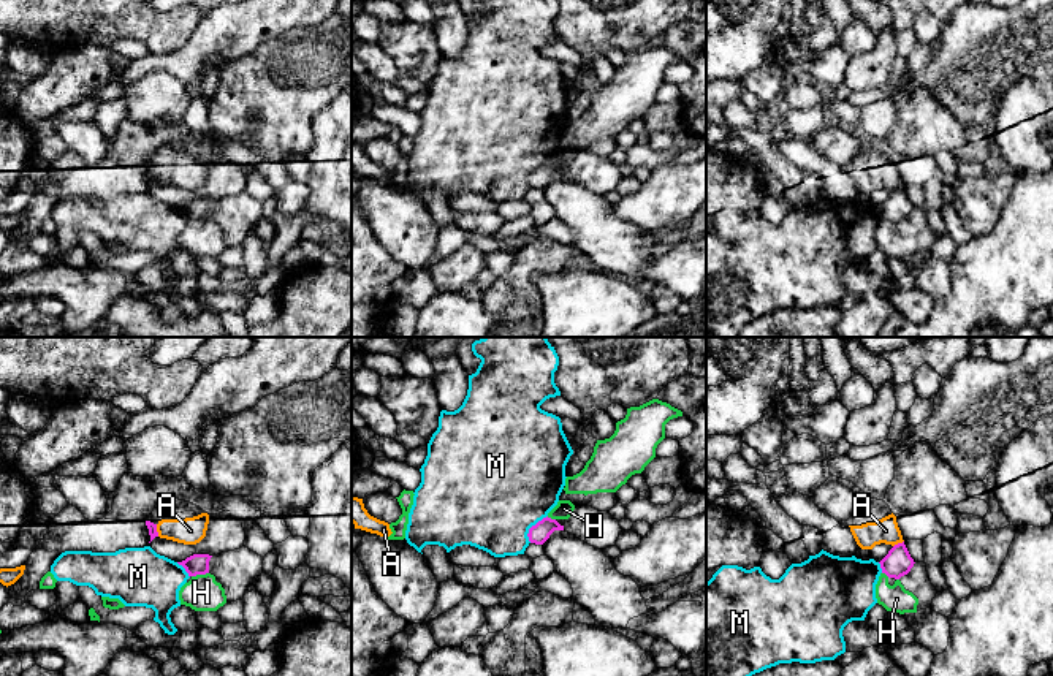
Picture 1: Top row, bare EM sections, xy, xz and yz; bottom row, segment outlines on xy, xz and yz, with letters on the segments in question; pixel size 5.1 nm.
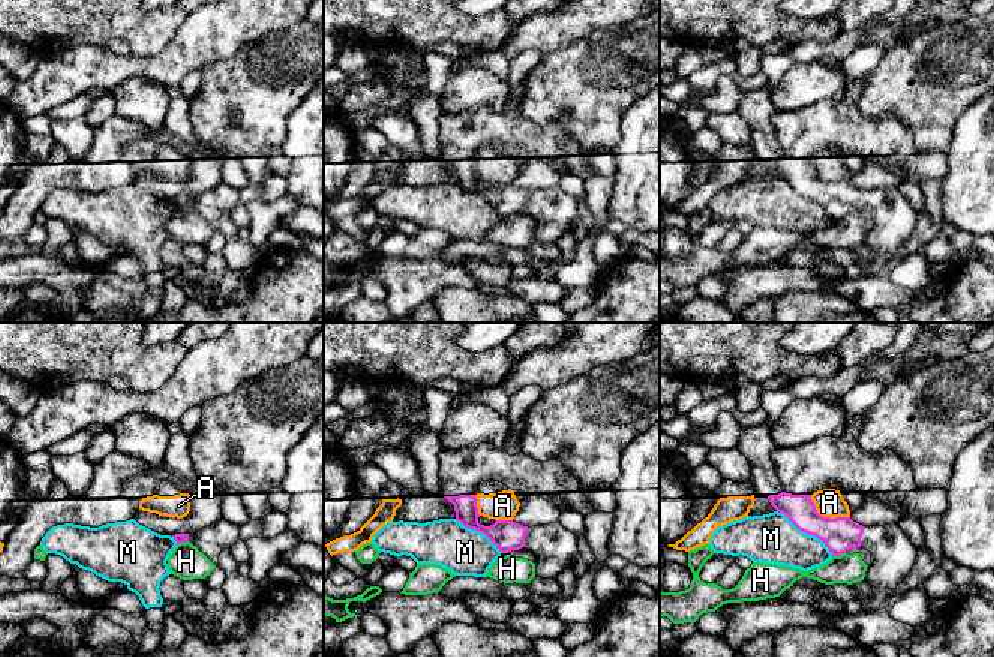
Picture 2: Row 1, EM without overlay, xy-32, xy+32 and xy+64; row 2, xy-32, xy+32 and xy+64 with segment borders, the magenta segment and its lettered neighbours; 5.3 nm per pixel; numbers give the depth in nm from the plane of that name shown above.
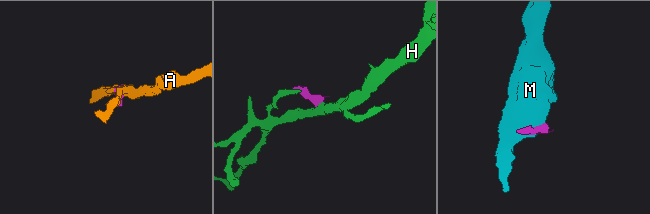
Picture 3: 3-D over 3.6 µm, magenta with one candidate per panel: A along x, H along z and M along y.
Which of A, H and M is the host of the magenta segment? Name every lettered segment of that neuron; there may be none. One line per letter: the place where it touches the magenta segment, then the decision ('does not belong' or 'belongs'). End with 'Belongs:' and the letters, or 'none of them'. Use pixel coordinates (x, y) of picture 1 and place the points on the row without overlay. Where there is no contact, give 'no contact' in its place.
A: xy (155, 176) | does not belong
H: xy (200, 219) | does not belong
M: xz (531, 173) | does not belong
Belongs: none of them

